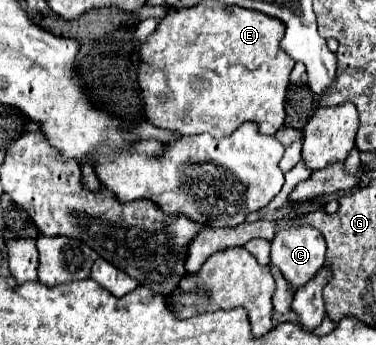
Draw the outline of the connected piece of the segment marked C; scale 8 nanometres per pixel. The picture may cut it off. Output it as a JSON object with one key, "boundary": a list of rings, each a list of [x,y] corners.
{"boundary":[[[279,219],[279,221],[281,221],[281,229],[277,231],[271,243],[271,263],[281,269],[291,291],[297,291],[321,271],[325,263],[325,239],[315,227],[291,225],[293,219]]]}

